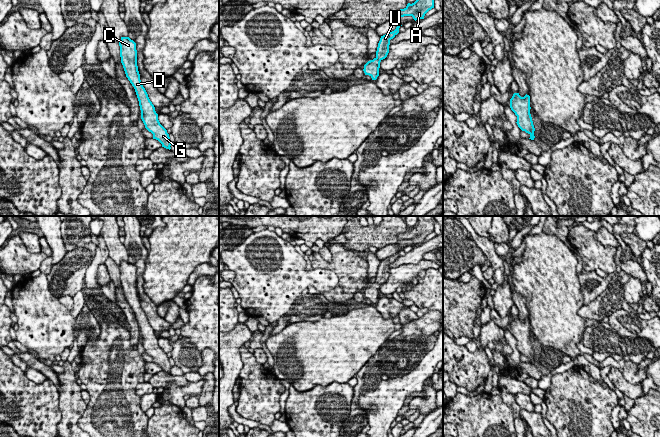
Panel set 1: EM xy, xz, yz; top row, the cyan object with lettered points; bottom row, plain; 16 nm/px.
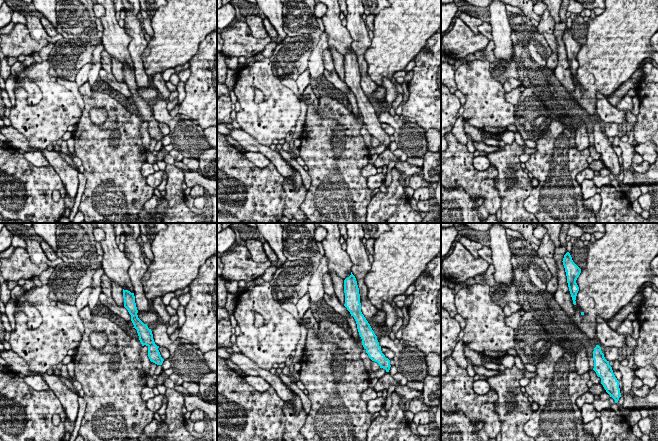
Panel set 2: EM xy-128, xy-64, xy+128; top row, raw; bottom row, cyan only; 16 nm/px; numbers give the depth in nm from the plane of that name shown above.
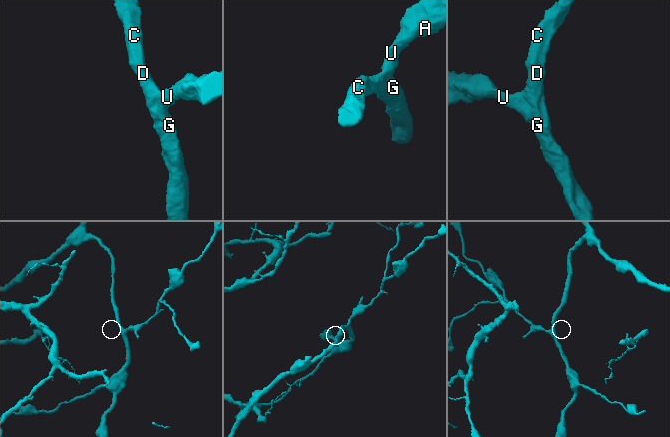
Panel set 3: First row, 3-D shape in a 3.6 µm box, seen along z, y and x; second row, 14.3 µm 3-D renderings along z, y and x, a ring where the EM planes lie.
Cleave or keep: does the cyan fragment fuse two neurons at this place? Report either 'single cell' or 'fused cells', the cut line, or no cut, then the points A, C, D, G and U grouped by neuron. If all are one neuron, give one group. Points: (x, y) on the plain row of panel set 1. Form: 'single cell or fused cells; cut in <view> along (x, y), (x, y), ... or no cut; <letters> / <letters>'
single cell; no cut; A C D G U

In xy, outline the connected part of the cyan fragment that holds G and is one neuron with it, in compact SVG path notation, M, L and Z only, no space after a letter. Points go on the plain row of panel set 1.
M121 261L119 266L120 281L126 301L135 313L141 334L141 343L145 352L153 358L153 363L158 364L162 371L171 373L171 366L167 354L160 348L155 331L150 325L143 311L137 290L136 267L129 261Z

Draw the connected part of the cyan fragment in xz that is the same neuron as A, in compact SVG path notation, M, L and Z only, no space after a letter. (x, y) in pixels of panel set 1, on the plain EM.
M418 216L418 222L414 227L408 227L404 233L398 234L398 242L412 240L415 245L424 243L425 238L434 232L435 222L433 216Z

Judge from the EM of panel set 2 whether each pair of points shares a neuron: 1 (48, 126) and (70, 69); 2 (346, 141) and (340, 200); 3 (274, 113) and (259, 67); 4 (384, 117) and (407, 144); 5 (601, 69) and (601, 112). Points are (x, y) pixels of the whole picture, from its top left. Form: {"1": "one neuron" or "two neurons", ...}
{"1": "two neurons", "2": "one neuron", "3": "one neuron", "4": "one neuron", "5": "two neurons"}

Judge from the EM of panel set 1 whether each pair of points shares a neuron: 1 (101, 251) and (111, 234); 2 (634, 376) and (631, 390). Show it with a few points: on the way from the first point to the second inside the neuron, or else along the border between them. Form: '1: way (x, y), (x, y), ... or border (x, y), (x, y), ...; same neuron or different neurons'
1: border (100, 233), (109, 256); different neurons
2: border (621, 372), (631, 383), (637, 384), (641, 382); different neurons

